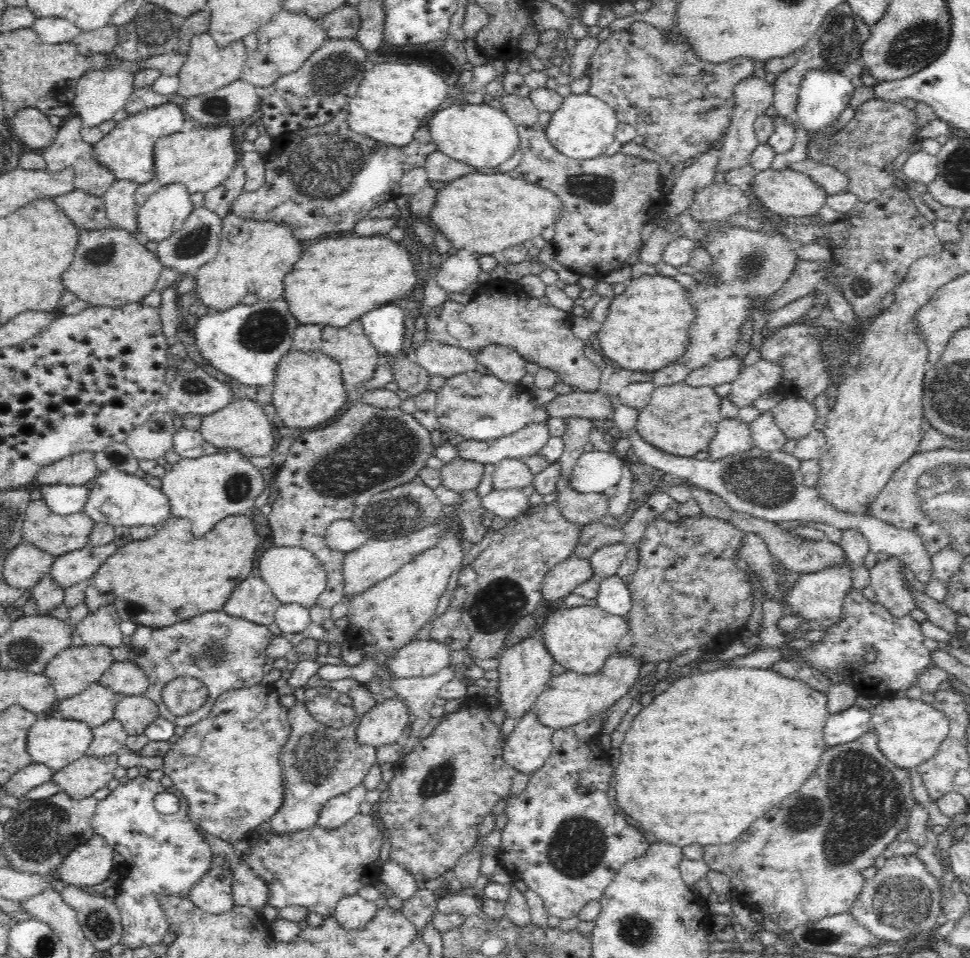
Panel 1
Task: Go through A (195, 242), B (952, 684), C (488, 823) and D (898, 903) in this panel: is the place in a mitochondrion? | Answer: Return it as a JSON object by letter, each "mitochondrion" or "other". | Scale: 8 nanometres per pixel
{"A":"mitochondrion","B":"other","C":"other","D":"mitochondrion"}

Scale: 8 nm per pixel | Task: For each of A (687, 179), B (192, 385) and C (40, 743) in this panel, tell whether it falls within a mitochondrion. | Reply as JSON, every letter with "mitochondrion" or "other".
{"A":"other","B":"mitochondrion","C":"other"}

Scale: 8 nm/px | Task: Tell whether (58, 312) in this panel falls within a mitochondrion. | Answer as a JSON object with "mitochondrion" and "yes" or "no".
{"mitochondrion":"no"}

